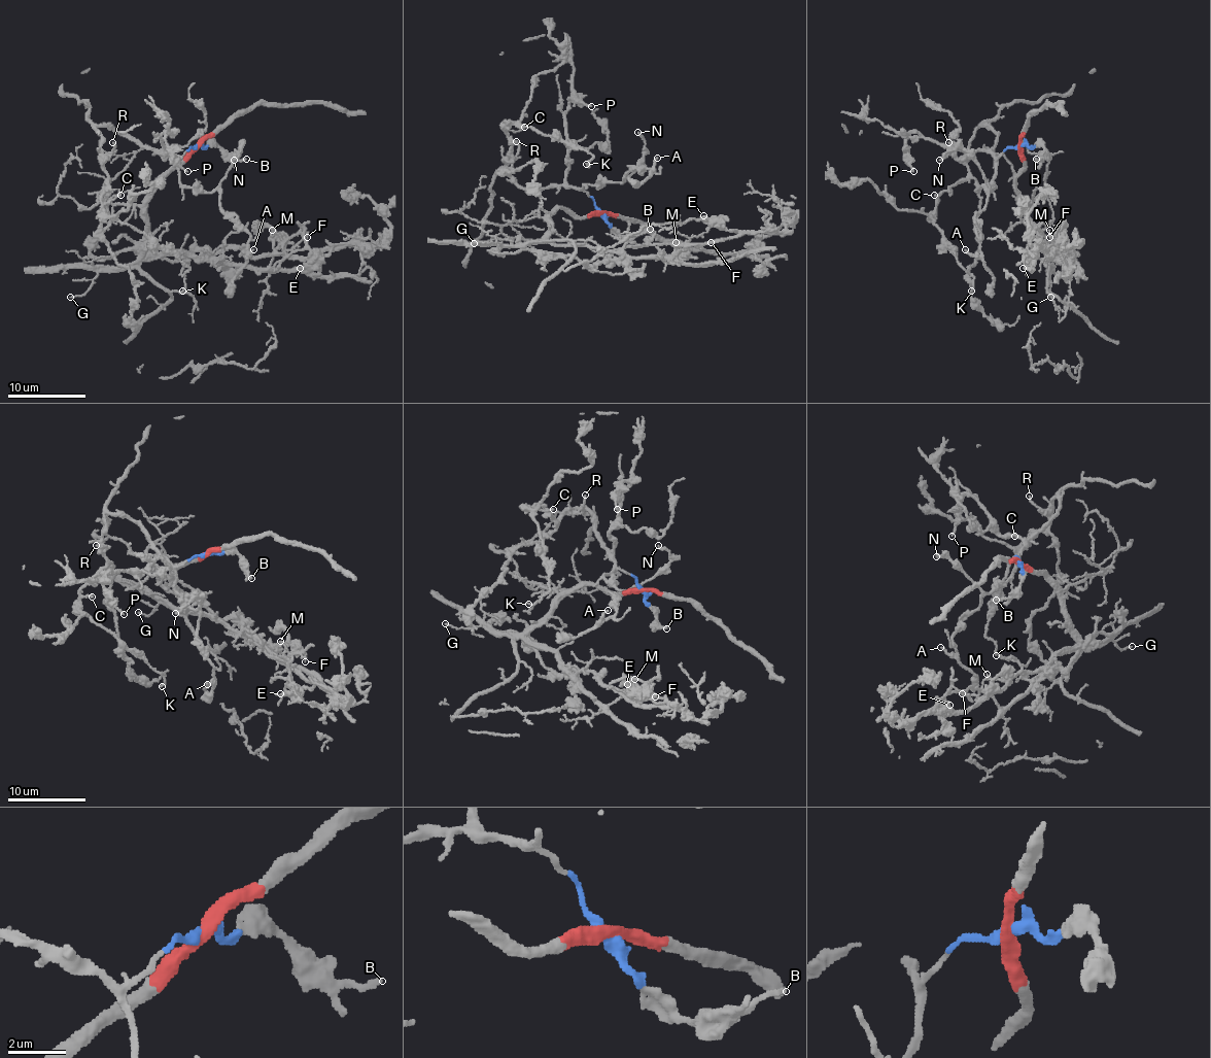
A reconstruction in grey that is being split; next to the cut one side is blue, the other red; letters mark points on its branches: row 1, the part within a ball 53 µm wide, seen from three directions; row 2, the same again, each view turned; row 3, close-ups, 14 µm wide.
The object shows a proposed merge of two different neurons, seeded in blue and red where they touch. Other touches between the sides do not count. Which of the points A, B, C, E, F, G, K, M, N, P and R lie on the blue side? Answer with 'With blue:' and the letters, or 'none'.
With blue: A, B, C, K, N, P, R

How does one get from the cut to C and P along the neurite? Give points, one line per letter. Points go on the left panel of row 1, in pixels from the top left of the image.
C: (196, 145), (174, 159), (98, 126), (108, 189), (102, 200), (110, 202), (119, 194)
P: (196, 145), (180, 158), (170, 159), (163, 151), (163, 159), (161, 140), (165, 132), (169, 154), (187, 171)

